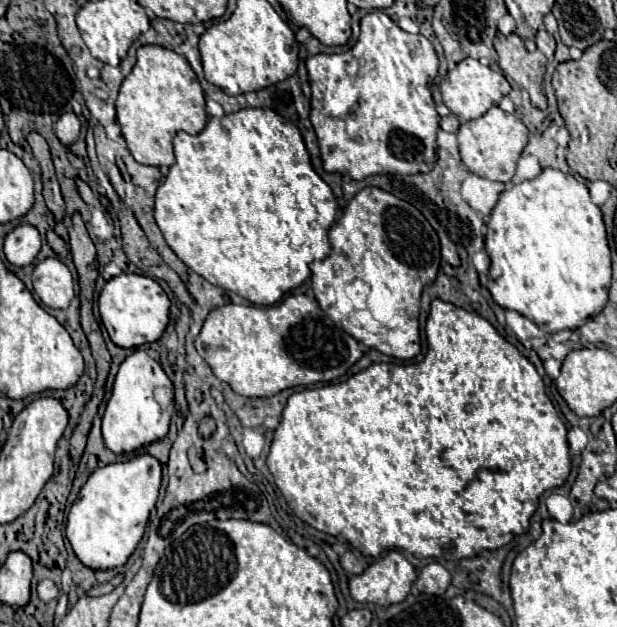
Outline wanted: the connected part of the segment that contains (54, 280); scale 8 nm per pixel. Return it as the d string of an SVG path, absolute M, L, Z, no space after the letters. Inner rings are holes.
M45 259L35 265L33 289L51 309L67 309L75 295L71 271L59 259Z

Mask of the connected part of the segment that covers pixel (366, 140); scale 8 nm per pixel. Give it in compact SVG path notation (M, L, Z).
M375 9L361 19L361 35L357 43L339 55L313 55L307 59L311 81L311 123L317 133L323 169L327 173L365 179L381 173L415 175L427 173L437 161L437 129L439 115L429 85L437 75L439 59L423 35L405 33L383 11Z

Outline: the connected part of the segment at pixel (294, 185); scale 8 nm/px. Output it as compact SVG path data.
M239 109L237 113L225 115L221 119L217 117L209 117L205 129L197 135L189 135L185 131L179 131L173 137L173 151L175 151L175 165L171 165L169 175L163 177L157 193L155 193L155 221L157 227L163 233L165 243L171 247L171 251L189 267L193 269L197 275L201 275L203 279L207 279L209 283L223 287L227 291L233 291L237 295L241 295L243 299L255 303L255 305L273 305L277 301L281 301L281 297L291 291L293 287L299 287L309 275L309 263L317 261L317 259L325 259L331 251L329 247L329 227L335 221L335 213L337 213L337 201L331 193L331 187L313 171L309 153L305 149L303 137L299 133L299 129L285 121L283 117L279 117L275 111L271 109Z

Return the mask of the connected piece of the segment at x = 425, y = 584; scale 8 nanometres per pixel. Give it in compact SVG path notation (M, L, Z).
M431 563L427 567L421 569L417 581L415 581L415 587L421 591L421 593L429 593L429 595L443 595L445 589L449 587L451 583L451 575L449 571L439 565L439 563Z

